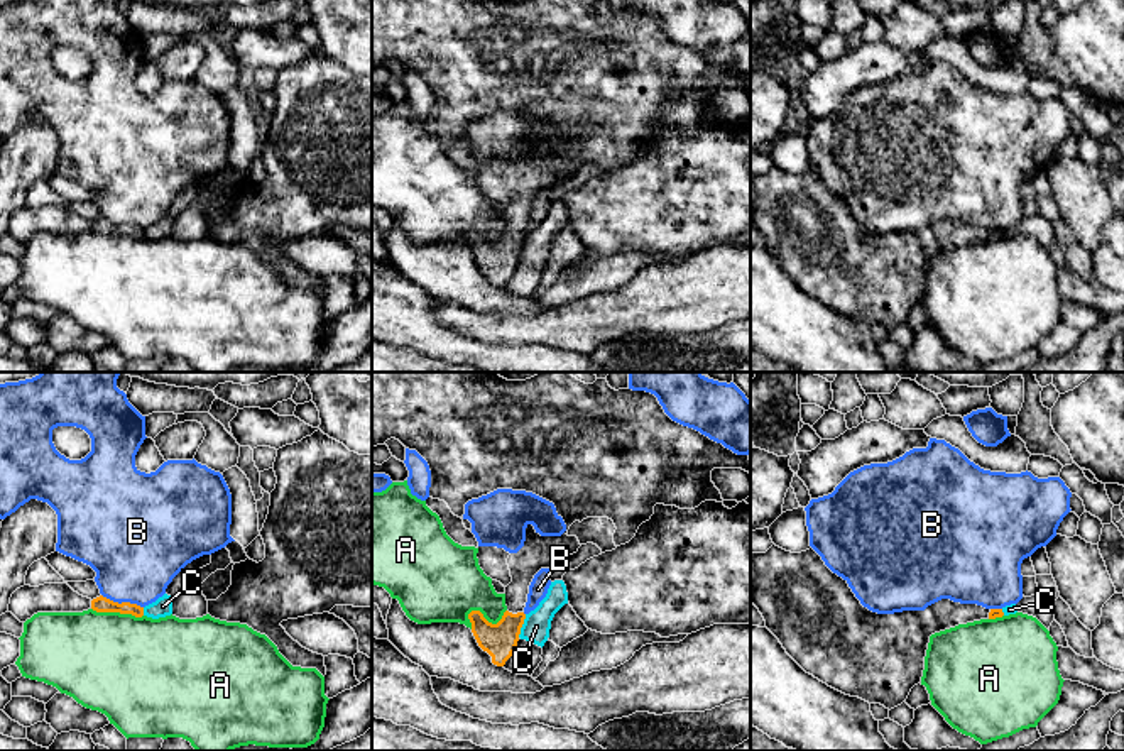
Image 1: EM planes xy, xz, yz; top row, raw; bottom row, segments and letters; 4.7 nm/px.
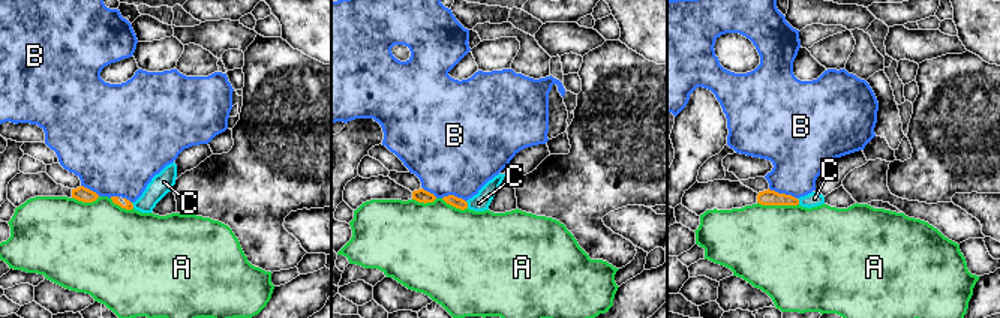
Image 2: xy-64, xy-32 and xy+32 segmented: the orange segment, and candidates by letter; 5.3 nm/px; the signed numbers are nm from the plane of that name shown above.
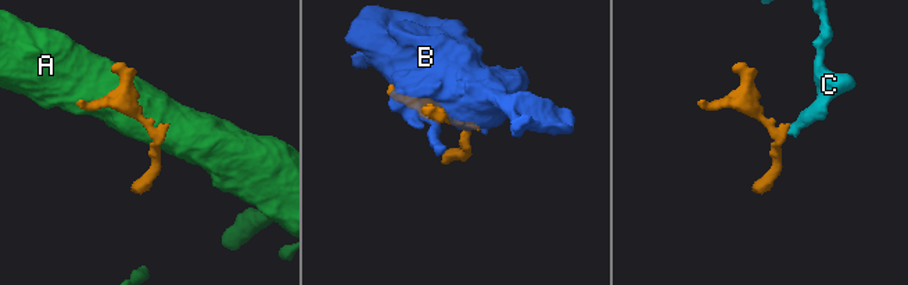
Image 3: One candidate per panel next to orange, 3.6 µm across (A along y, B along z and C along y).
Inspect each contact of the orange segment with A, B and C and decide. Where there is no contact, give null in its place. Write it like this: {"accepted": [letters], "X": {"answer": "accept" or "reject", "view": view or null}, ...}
{"accepted": [], "A": {"answer": "reject", "view": "xz"}, "B": {"answer": "reject", "view": "xy"}, "C": {"answer": "reject", "view": "xz"}}

